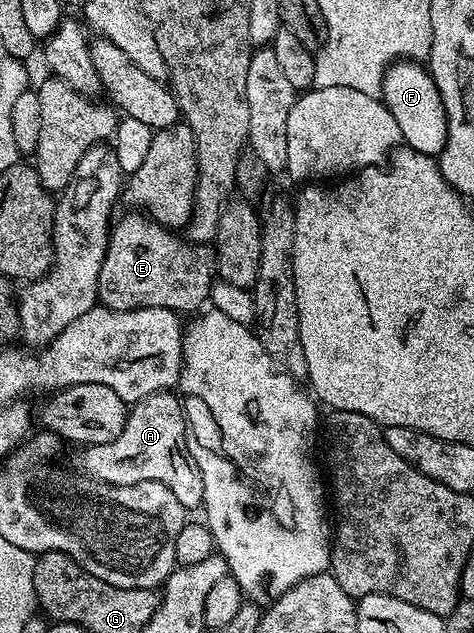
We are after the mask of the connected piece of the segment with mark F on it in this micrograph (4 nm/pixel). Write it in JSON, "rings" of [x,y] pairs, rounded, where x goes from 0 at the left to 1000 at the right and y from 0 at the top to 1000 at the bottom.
{"rings":[[[873,95],[833,98],[810,120],[802,155],[835,186],[848,224],[863,235],[909,246],[930,243],[941,226],[941,179],[928,158],[928,145],[897,103]]]}

